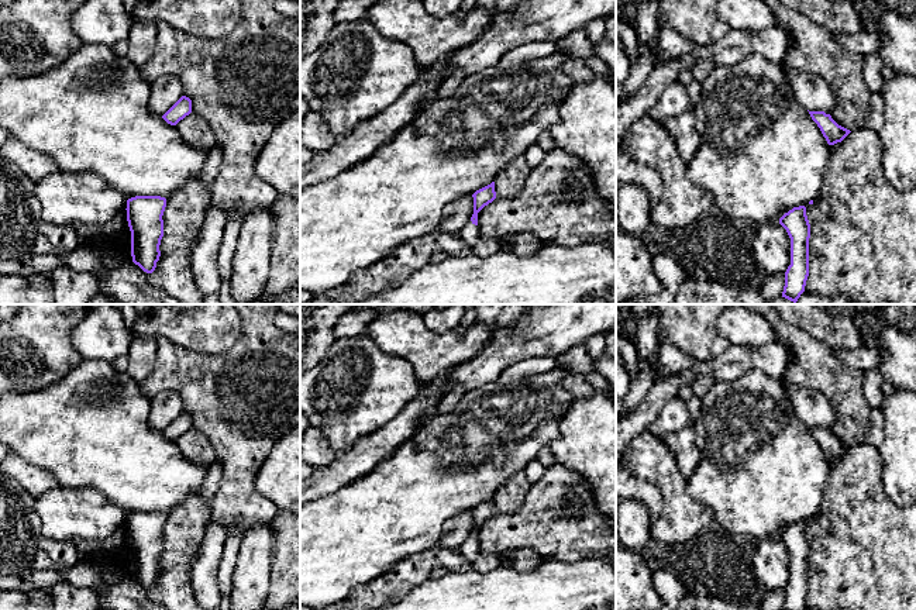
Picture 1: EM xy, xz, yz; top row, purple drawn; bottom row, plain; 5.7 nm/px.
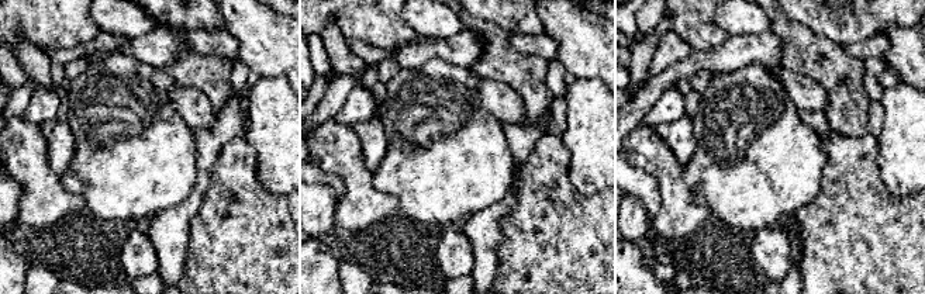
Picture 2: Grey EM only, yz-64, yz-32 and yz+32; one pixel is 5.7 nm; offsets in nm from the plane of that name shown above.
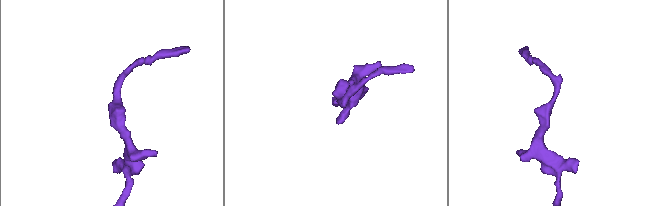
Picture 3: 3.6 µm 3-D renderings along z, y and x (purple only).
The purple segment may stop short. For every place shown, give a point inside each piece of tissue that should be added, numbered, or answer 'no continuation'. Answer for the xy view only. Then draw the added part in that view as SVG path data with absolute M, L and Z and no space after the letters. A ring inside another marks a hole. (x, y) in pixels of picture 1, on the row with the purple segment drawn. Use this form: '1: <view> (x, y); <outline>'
no continuation

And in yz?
no continuation

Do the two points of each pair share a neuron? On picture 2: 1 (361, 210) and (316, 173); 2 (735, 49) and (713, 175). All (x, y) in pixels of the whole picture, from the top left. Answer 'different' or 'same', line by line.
1: different
2: different

